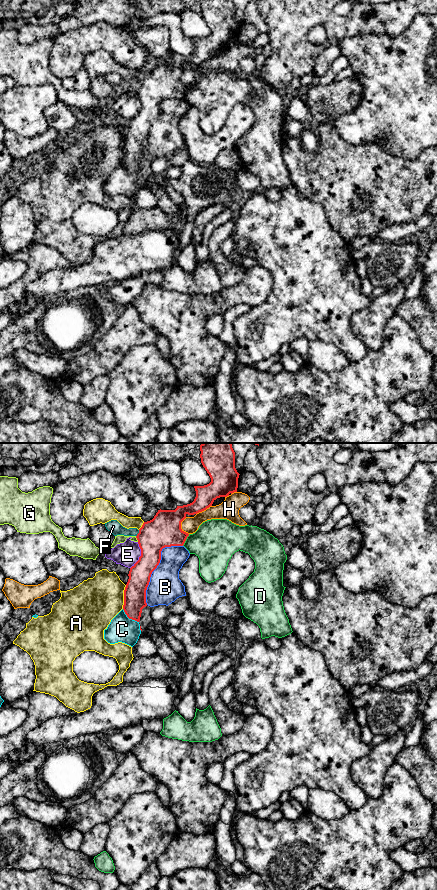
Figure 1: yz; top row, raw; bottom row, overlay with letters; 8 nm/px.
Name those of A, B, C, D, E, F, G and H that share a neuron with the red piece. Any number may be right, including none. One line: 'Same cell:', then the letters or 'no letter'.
Same cell: no letter

